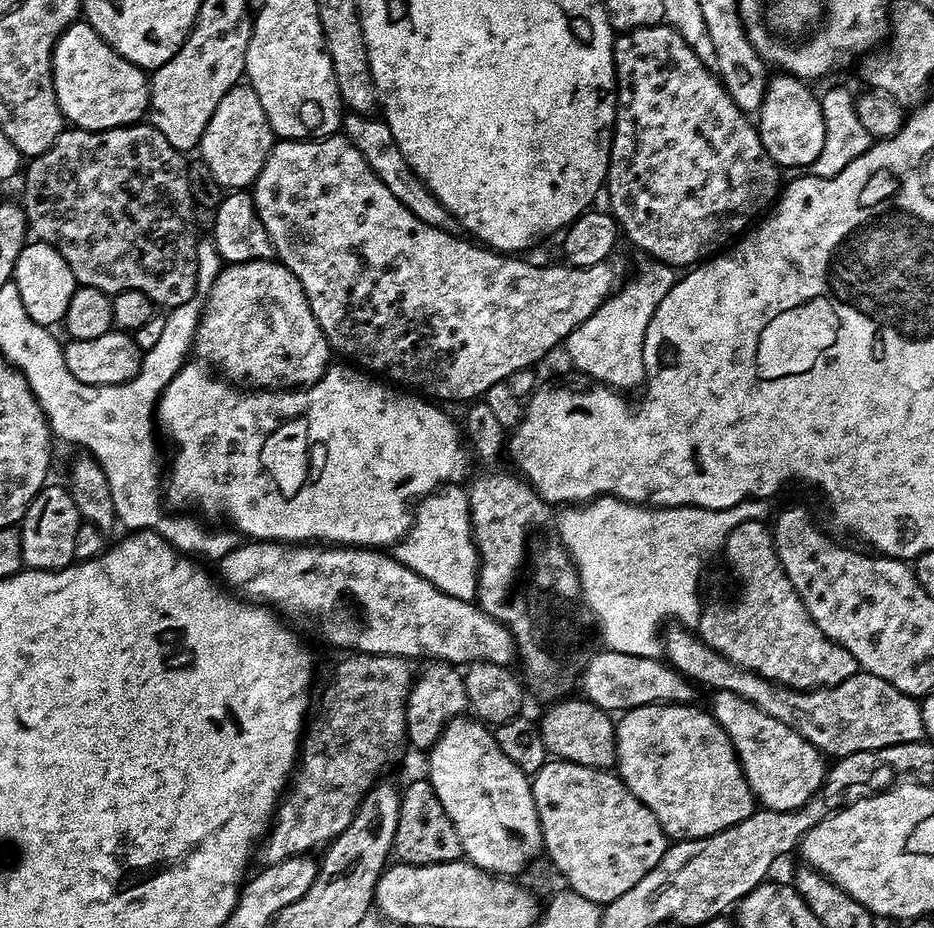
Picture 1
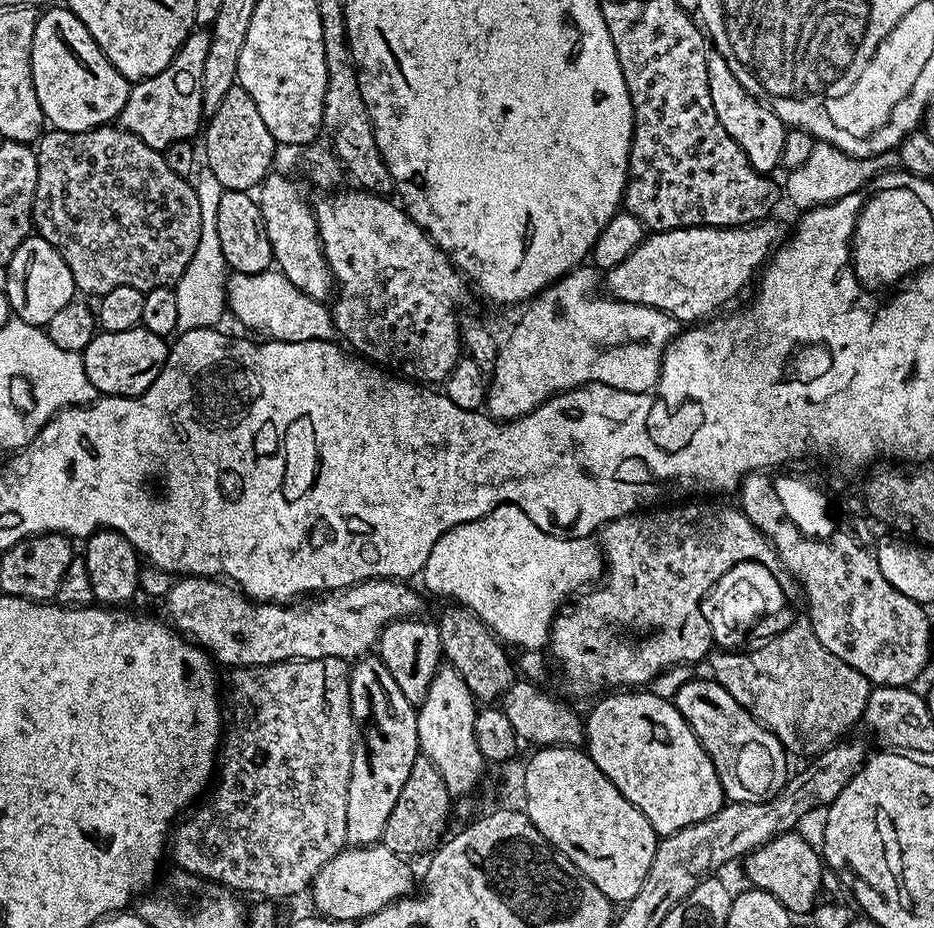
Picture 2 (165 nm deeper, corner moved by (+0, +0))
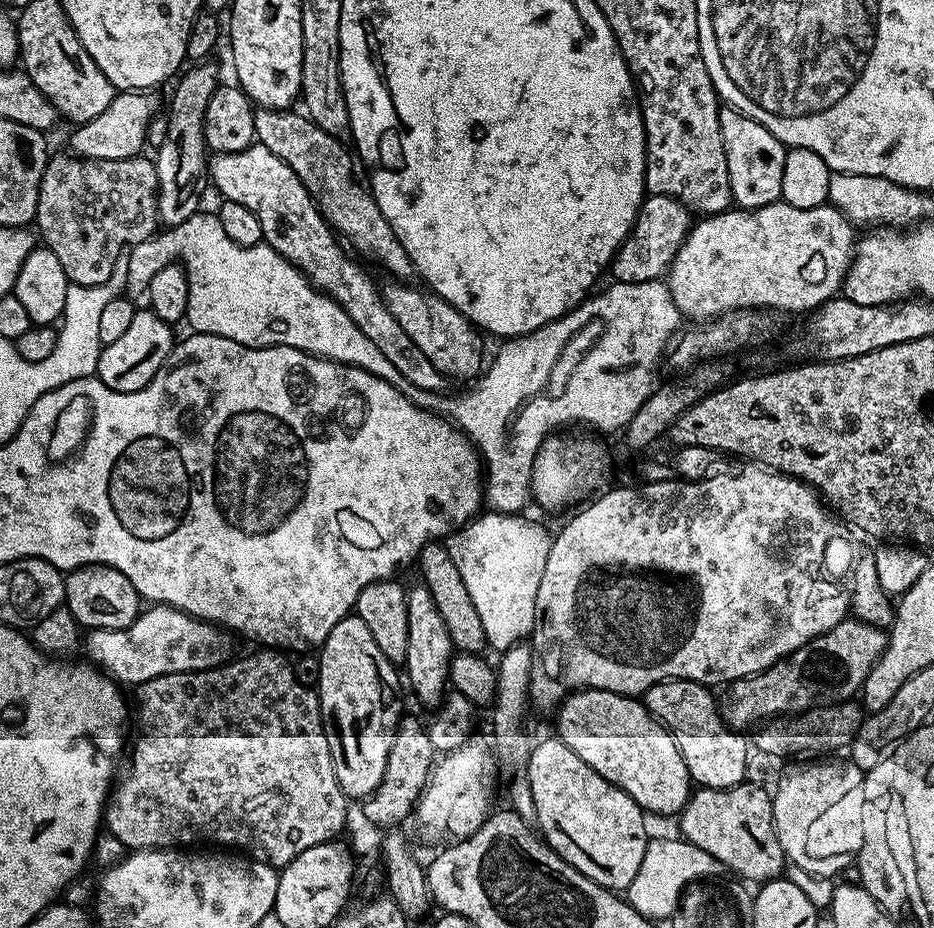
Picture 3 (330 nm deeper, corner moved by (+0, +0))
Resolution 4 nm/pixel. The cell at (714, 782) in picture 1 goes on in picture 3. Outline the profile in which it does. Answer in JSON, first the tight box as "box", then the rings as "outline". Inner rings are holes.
{"box":[555,688,694,817],"outline":[[[585,688],[582,692],[573,692],[560,705],[555,716],[556,728],[560,731],[557,732],[558,739],[566,746],[570,746],[570,750],[574,750],[574,754],[578,754],[578,758],[582,758],[586,766],[590,766],[590,770],[602,774],[606,782],[630,794],[630,798],[634,798],[634,802],[643,808],[645,813],[657,812],[660,816],[675,817],[684,811],[688,805],[688,798],[694,791],[692,776],[686,770],[686,762],[672,735],[639,699],[619,696],[597,688]]]}

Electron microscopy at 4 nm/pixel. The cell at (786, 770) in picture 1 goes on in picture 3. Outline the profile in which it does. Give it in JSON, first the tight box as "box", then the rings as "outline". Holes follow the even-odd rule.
{"box":[642,680,750,788],"outline":[[[663,680],[648,688],[642,697],[642,703],[672,735],[686,762],[686,770],[697,785],[705,788],[733,788],[736,784],[745,783],[750,744],[740,737],[743,735],[737,729],[728,727],[726,721],[720,717],[717,701],[708,692],[711,691],[705,685],[693,680]]]}

